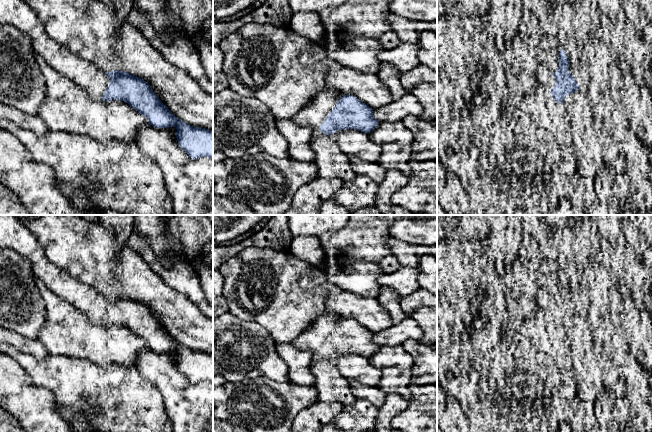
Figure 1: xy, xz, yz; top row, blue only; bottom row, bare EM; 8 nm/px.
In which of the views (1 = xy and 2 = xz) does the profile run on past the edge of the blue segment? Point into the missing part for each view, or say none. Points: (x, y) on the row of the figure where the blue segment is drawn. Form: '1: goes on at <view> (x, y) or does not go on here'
1: goes on at xy (87, 75)
2: goes on at xz (314, 114)

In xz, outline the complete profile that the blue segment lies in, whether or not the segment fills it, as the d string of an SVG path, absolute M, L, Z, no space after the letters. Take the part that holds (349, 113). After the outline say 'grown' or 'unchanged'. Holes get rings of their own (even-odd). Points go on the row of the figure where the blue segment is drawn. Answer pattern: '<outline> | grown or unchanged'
M324 90L290 119L299 126L311 127L313 139L344 129L357 129L370 133L379 124L379 121L373 117L373 110L353 95L335 96L331 91Z | grown

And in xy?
M0 0L0 23L8 24L28 36L32 41L33 50L45 63L62 76L74 82L95 101L120 100L144 115L150 125L158 129L175 127L179 146L186 151L191 159L208 157L213 160L213 132L193 127L178 119L158 96L151 86L143 79L128 72L114 70L105 72L95 62L72 53L66 46L54 41L45 31L36 13L23 0Z | grown

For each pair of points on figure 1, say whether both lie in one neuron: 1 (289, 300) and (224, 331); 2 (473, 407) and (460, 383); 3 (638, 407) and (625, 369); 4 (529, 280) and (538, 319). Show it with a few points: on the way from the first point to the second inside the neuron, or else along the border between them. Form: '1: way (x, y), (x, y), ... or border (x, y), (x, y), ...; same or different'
1: border (229, 311), (240, 319), (257, 322), (268, 331); different
2: way (472, 401), (465, 389); same
3: way (633, 398), (628, 378); same
4: border (535, 308), (529, 313), (519, 316); different

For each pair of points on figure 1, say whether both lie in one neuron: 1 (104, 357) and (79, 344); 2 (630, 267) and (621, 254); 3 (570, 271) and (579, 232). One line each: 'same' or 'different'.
1: same
2: same
3: different

